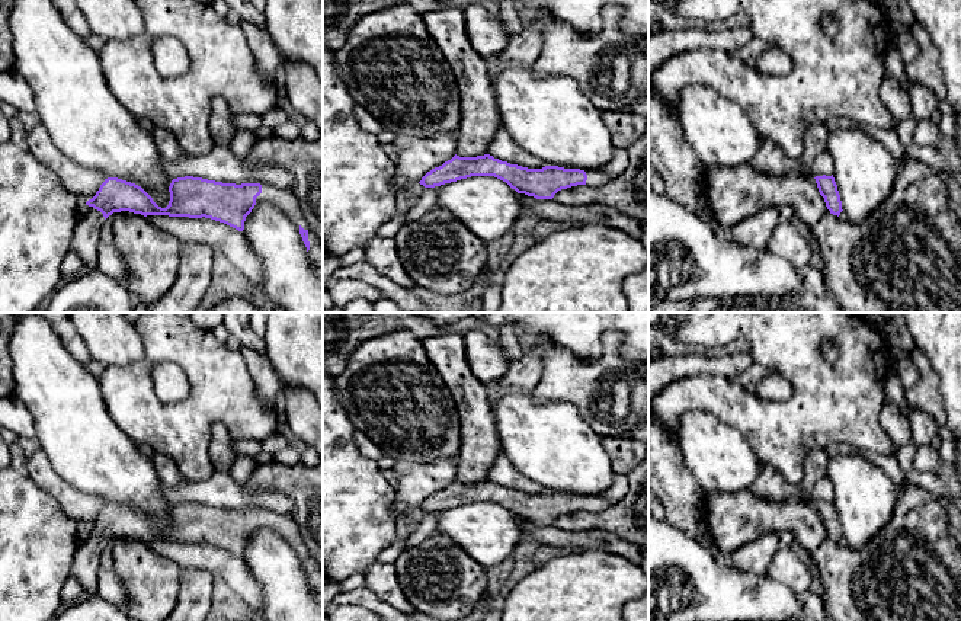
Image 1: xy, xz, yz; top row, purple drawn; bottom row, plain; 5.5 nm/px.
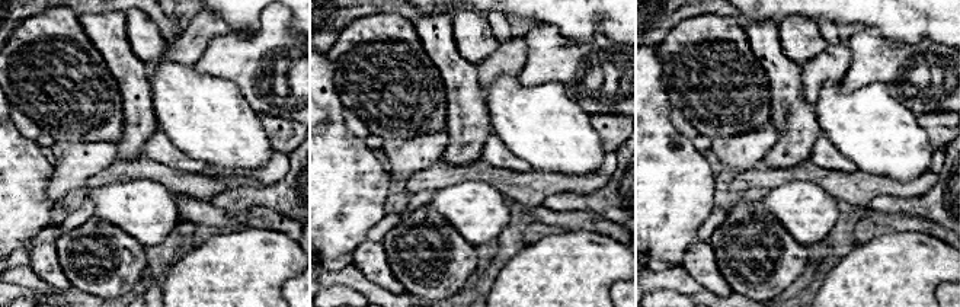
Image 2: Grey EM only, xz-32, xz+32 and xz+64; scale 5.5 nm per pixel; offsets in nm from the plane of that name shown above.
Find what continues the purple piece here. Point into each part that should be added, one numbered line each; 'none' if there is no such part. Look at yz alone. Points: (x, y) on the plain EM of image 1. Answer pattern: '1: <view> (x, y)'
none

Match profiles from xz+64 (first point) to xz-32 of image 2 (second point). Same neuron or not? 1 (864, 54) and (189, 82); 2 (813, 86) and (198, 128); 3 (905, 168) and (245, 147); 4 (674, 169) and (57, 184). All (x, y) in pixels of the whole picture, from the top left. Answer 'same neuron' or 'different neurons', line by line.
1: different neurons
2: different neurons
3: same neuron
4: different neurons

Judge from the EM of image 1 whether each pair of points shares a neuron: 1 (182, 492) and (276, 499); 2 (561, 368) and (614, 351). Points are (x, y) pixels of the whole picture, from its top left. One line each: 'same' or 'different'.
1: same
2: same

